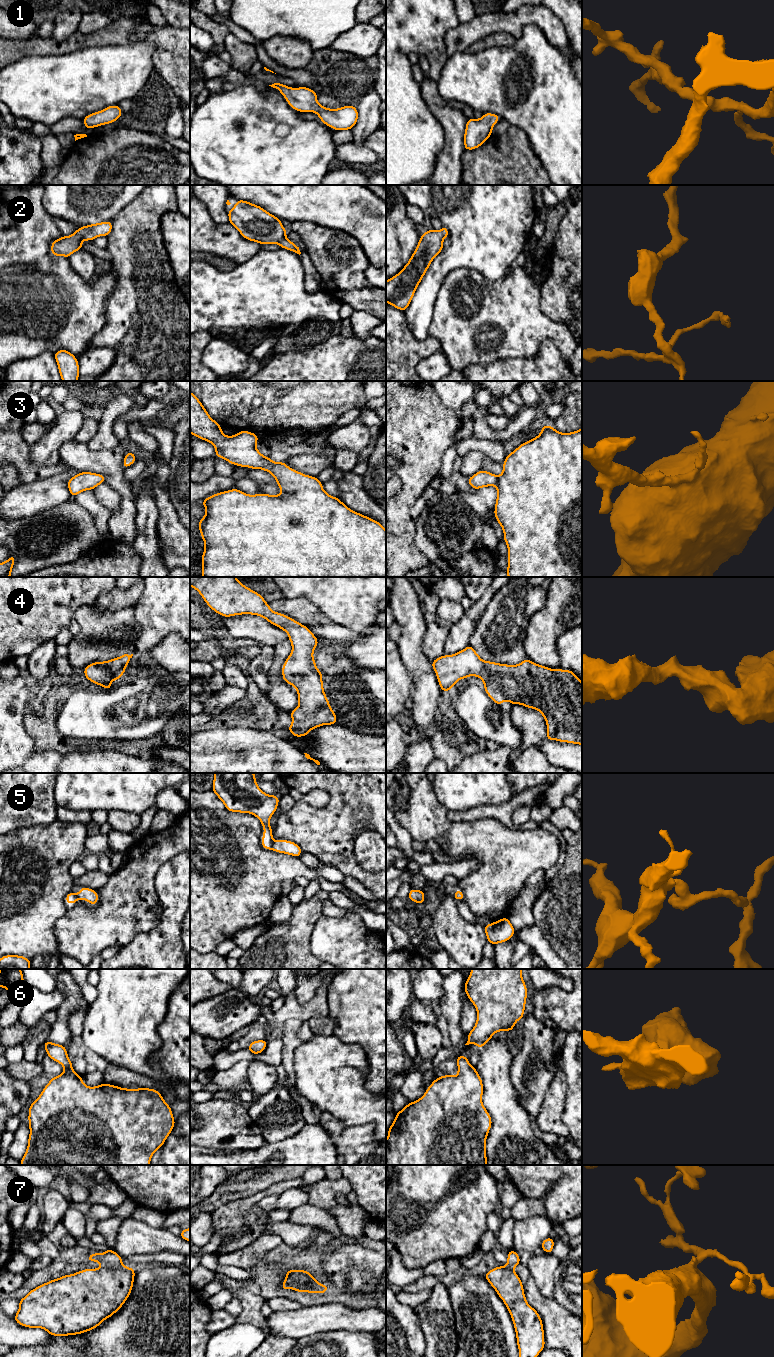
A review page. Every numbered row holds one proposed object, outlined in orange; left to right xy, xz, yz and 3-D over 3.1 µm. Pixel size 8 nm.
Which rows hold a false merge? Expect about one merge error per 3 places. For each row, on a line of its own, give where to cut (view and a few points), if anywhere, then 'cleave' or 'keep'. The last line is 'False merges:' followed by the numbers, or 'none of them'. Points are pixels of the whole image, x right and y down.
1: no cut; keep
2: no cut; keep
3: no cut; keep
4: no cut; keep
5: no cut; keep
6: no cut; keep
7: cut in xy along (102, 1265), (108, 1267), (123, 1266); cleave
False merges: 7

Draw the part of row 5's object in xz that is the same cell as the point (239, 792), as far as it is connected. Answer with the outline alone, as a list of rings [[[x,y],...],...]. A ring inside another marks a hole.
[[[214,773],[212,791],[228,811],[250,813],[261,821],[263,848],[299,858],[303,851],[295,842],[273,840],[269,821],[278,808],[280,798],[264,793],[257,785],[254,773]]]

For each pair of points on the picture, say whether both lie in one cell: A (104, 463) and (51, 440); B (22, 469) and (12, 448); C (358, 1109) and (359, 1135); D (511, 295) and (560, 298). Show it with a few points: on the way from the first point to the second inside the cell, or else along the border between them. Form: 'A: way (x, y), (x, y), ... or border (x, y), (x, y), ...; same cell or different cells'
A: border (73, 438), (65, 441), (60, 447), (60, 461); different cells
B: way (22, 464), (17, 453); same cell
C: border (336, 1119), (346, 1126), (371, 1124), (375, 1139); different cells
D: border (540, 285), (540, 308), (551, 318); different cells

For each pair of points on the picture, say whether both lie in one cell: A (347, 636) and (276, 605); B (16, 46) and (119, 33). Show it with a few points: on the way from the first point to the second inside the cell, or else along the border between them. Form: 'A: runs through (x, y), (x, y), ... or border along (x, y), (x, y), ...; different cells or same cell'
A: runs through (329, 630), (319, 627), (301, 609), (294, 608); same cell
B: runs through (42, 47), (65, 47), (76, 41), (93, 40); same cell

